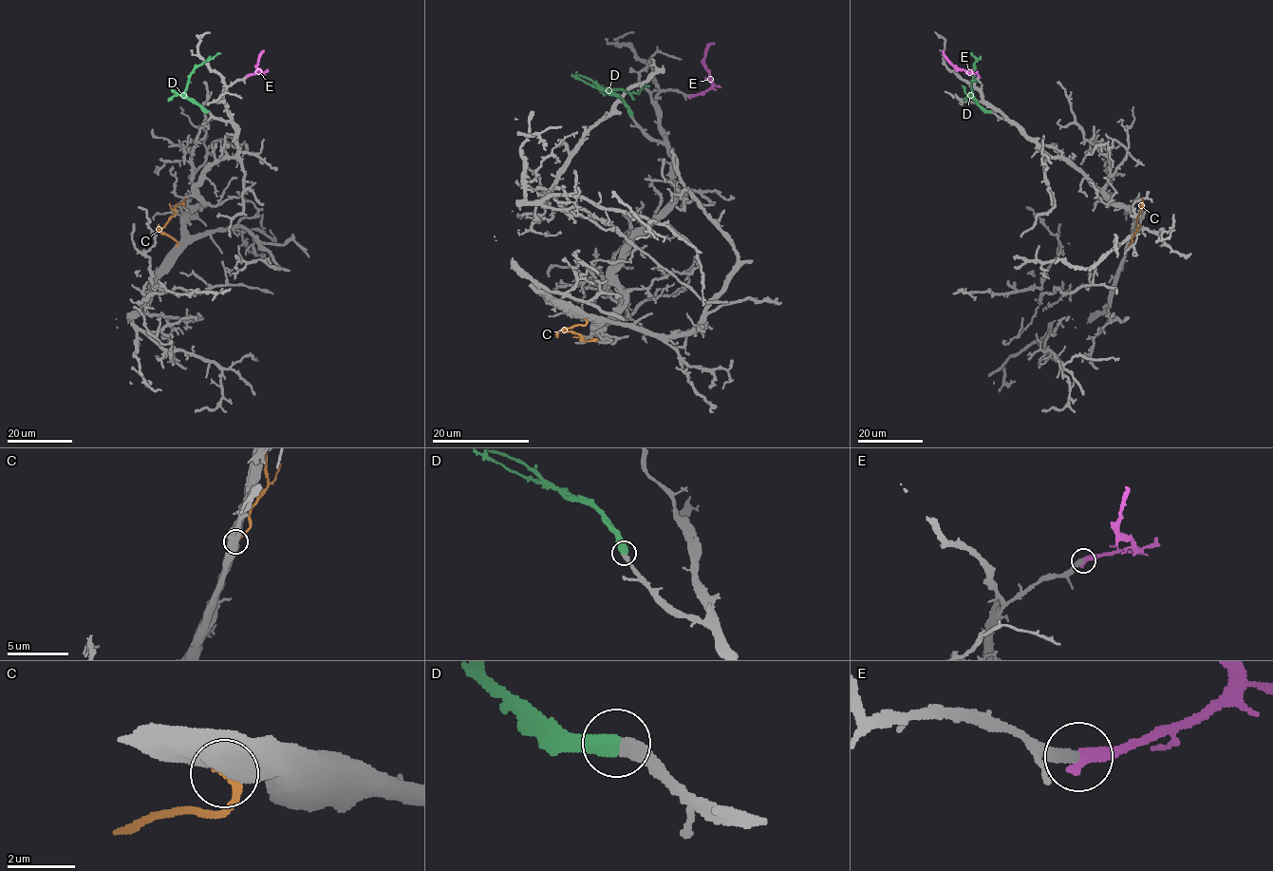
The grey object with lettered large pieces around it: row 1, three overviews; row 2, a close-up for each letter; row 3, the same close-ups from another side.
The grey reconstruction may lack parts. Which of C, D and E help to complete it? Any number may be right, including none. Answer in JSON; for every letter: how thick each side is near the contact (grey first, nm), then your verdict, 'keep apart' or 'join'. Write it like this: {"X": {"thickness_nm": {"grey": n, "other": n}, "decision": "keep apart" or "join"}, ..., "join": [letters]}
{"C": {"thickness_nm": {"grey": 850, "other": 200}, "decision": "keep apart"}, "D": {"thickness_nm": {"grey": 280, "other": 380}, "decision": "join"}, "E": {"thickness_nm": {"grey": 340, "other": 340}, "decision": "join"}, "join": ["D", "E"]}

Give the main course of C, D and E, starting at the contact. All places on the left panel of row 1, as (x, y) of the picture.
C: (177, 245), (159, 229), (176, 207), (186, 199)
D: (208, 111), (190, 100), (185, 89), (189, 75), (196, 67), (220, 53)
E: (248, 75), (262, 72), (257, 67), (264, 50)

